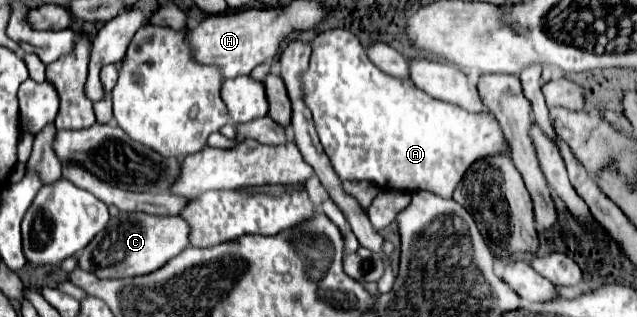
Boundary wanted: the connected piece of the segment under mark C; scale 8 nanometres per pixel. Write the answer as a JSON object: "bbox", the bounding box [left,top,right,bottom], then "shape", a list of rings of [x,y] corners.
{"bbox":[78,213,190,279],"shape":[[[118,213],[102,233],[78,255],[78,269],[90,271],[100,279],[122,279],[152,273],[188,247],[190,227],[180,215],[156,217],[146,213]]]}

